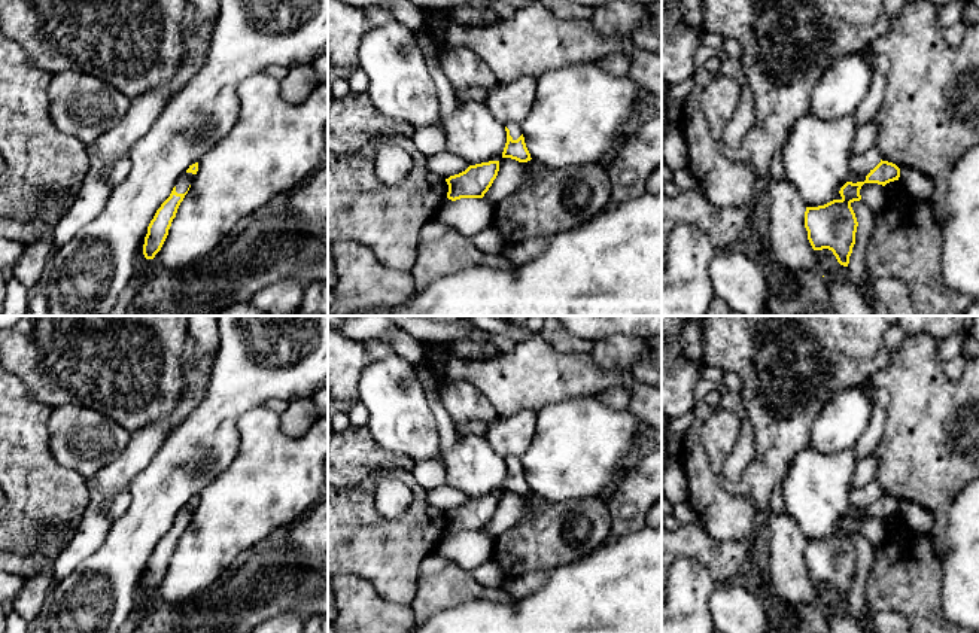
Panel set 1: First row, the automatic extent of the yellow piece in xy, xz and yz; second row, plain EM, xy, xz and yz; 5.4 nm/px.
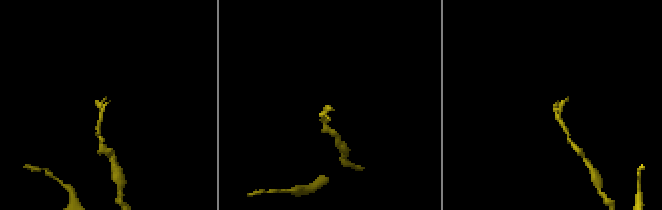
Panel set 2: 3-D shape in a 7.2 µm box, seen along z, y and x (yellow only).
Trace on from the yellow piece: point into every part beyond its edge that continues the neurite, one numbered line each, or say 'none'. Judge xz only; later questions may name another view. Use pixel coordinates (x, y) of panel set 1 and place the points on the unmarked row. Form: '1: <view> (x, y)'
1: xz (514, 462)

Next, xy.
1: xy (184, 514)

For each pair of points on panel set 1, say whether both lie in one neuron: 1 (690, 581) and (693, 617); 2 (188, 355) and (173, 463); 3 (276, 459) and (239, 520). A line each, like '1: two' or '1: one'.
1: one
2: two
3: one

